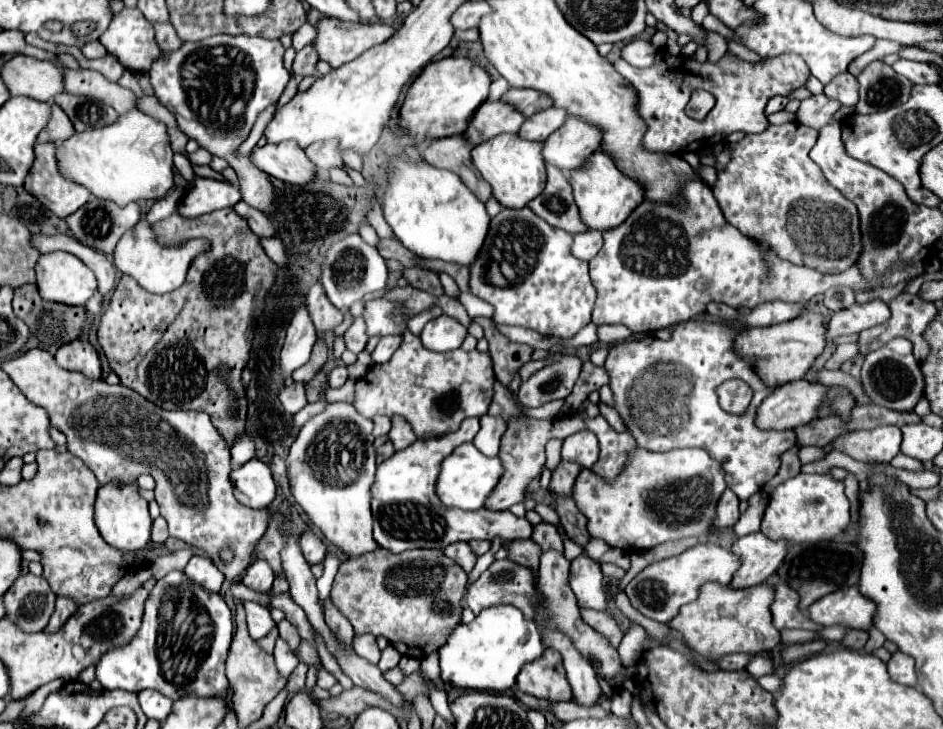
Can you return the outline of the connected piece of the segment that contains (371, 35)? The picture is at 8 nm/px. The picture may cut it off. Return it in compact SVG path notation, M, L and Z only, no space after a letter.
M321 19L317 25L317 35L313 47L321 61L327 61L331 67L341 67L363 55L367 49L387 41L395 29L391 25L347 25L335 19Z

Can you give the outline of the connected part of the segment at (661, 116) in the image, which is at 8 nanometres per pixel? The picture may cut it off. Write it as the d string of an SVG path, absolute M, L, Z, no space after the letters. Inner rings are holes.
M659 49L655 65L649 67L649 69L631 67L625 61L615 61L613 65L621 73L621 77L625 81L629 81L629 85L637 93L637 113L647 125L647 131L643 135L643 147L651 149L651 151L659 151L659 153L673 153L673 155L683 155L683 153L689 153L689 151L699 153L699 151L703 151L703 145L715 145L721 139L725 139L729 133L735 133L735 131L763 133L763 129L767 129L767 125L769 125L767 119L765 119L765 113L763 113L769 97L787 95L789 91L803 87L805 79L811 75L807 65L801 61L801 57L787 55L787 53L783 57L769 57L769 59L765 59L765 63L757 63L757 65L739 61L737 57L727 53L715 65L711 65L711 63L697 63L695 59L683 57L683 55L671 57L665 49ZM695 89L705 89L717 99L715 107L707 113L707 117L703 121L693 121L685 115L685 105L687 105L687 101L689 101L689 97Z

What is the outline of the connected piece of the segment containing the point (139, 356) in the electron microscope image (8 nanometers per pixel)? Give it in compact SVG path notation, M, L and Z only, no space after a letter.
M219 209L219 211L213 211L213 213L205 213L201 217L195 217L195 219L187 219L187 217L181 217L179 213L173 213L171 217L167 217L165 220L161 220L153 224L153 231L157 235L159 243L165 243L165 245L176 245L183 243L192 238L207 239L211 243L209 251L197 255L187 271L187 279L185 283L177 289L177 291L171 291L171 293L163 293L163 295L155 295L155 293L149 293L145 291L143 287L139 287L131 277L123 277L119 281L119 285L115 287L113 291L113 297L111 297L111 303L109 303L109 309L103 313L101 317L101 327L97 331L97 337L99 337L99 343L109 359L109 365L111 369L119 375L121 383L133 391L137 391L139 395L143 395L145 399L149 399L151 403L163 407L163 409L193 409L193 411L205 411L213 425L223 431L223 437L227 439L229 445L235 443L235 439L239 435L243 435L245 431L245 415L247 415L247 399L245 399L245 389L241 385L241 371L243 367L247 365L249 361L249 345L251 345L251 337L253 337L253 321L255 317L261 313L263 309L263 303L265 303L265 293L271 289L273 281L275 281L275 263L265 255L261 243L259 243L259 237L249 229L247 221L243 217L239 217L233 209Z

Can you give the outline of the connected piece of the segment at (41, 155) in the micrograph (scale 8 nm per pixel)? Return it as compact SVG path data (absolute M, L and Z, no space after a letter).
M37 143L35 163L25 179L25 189L59 217L67 217L83 207L91 193L61 175L57 163L57 143Z

